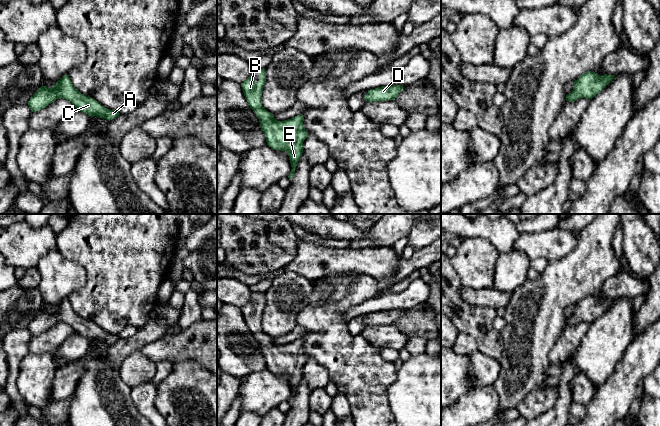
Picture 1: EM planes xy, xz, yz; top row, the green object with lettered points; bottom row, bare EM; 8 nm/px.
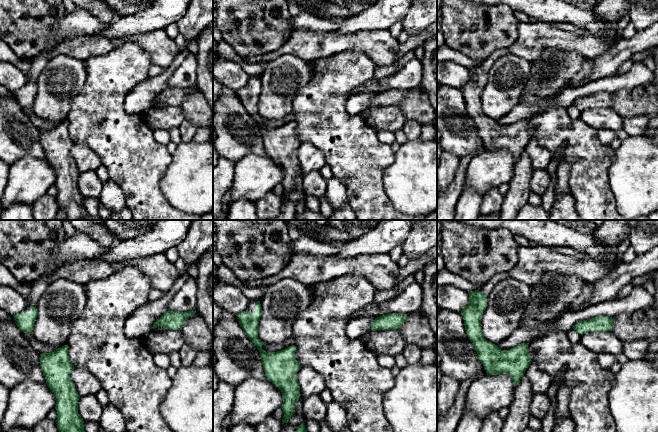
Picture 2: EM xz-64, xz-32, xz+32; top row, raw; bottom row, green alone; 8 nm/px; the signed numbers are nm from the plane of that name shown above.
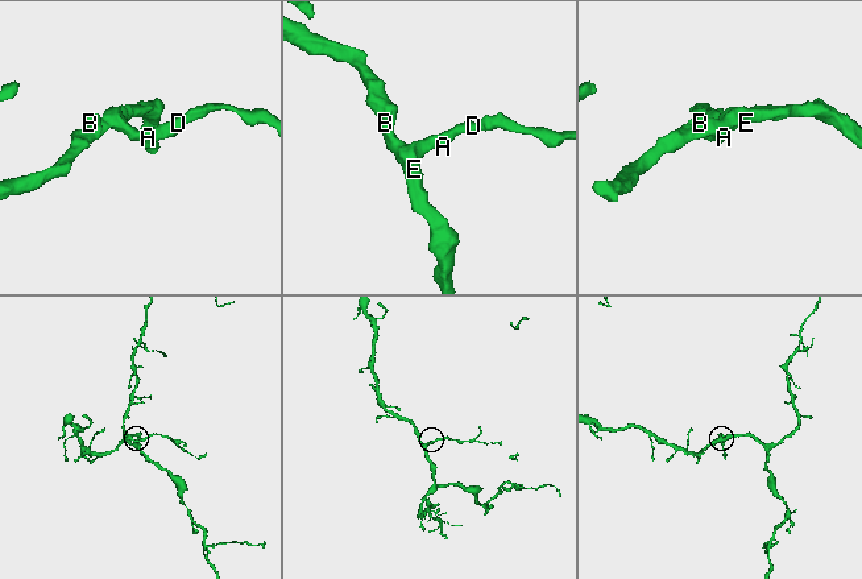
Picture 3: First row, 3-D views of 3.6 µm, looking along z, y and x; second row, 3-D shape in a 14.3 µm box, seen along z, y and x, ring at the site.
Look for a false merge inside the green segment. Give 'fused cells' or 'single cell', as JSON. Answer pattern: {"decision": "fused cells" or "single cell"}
{"decision": "single cell"}

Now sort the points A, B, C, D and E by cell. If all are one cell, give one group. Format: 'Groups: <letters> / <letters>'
Groups: A B C D E

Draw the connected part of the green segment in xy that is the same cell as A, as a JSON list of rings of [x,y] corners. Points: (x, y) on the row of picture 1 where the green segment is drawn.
[[[64,75],[50,89],[42,85],[33,94],[27,104],[32,112],[36,112],[47,107],[58,98],[68,100],[77,110],[88,114],[91,118],[98,116],[110,121],[120,115],[118,110],[107,109],[93,98],[81,94],[73,86],[69,75]]]

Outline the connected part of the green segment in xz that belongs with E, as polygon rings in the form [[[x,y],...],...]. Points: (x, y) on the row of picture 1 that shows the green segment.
[[[265,68],[259,69],[259,81],[255,82],[251,77],[241,83],[241,87],[248,102],[259,119],[261,131],[265,134],[267,145],[274,150],[285,151],[290,159],[291,172],[288,178],[291,180],[297,163],[303,153],[303,142],[307,138],[302,114],[284,121],[277,121],[274,114],[268,112],[262,105],[262,91],[266,81]]]

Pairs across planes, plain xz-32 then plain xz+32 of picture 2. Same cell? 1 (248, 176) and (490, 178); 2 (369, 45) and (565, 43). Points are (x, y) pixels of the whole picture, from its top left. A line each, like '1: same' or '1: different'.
1: same
2: same

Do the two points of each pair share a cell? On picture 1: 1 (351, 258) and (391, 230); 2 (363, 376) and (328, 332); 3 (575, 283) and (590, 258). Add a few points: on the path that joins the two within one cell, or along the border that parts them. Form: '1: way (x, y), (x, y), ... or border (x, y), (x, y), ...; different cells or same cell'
1: border (374, 247), (348, 249); different cells
2: way (353, 365), (331, 343); same cell
3: way (577, 277), (590, 264); same cell

